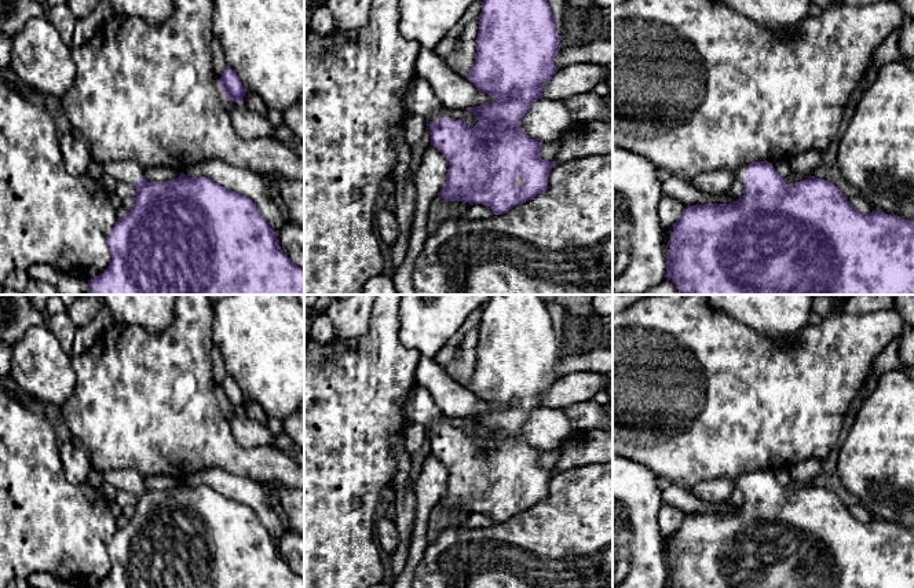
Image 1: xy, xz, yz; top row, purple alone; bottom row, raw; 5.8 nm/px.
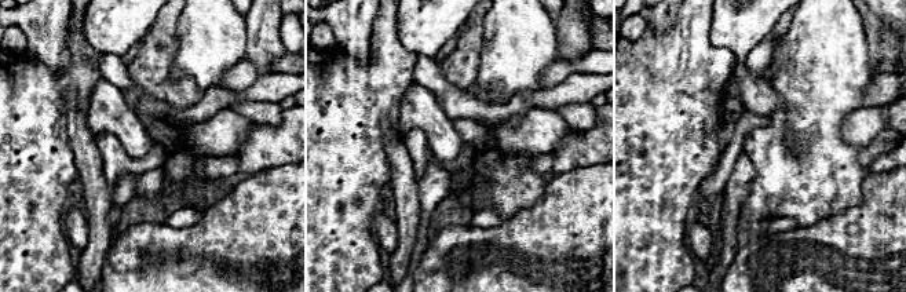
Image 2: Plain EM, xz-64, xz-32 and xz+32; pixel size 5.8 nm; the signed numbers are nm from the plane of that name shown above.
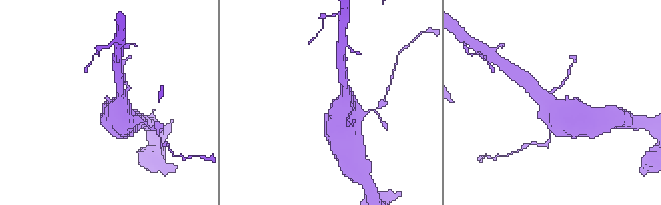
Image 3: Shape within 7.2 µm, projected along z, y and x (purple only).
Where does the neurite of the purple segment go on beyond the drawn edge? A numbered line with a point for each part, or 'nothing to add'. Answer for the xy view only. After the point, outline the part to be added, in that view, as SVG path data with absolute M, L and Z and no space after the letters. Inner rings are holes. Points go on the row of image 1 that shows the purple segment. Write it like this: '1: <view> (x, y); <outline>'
1: xy (123, 171); M92 160L88 168L88 175L95 180L99 180L103 175L109 175L118 183L125 182L132 185L142 176L145 176L145 169L142 169L134 161L117 161L111 164L102 164Z

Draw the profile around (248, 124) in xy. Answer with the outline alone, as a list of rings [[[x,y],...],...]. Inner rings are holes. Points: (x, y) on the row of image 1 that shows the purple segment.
[[[227,101],[228,114],[237,135],[244,140],[262,139],[271,136],[274,127],[270,120],[244,105]]]

